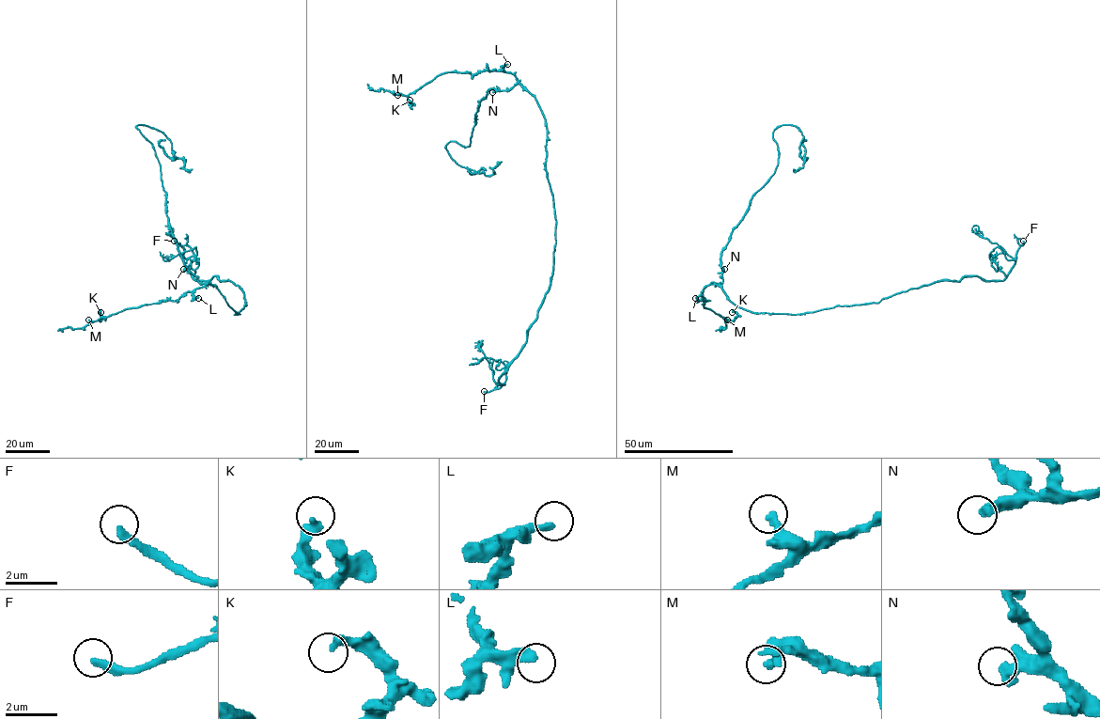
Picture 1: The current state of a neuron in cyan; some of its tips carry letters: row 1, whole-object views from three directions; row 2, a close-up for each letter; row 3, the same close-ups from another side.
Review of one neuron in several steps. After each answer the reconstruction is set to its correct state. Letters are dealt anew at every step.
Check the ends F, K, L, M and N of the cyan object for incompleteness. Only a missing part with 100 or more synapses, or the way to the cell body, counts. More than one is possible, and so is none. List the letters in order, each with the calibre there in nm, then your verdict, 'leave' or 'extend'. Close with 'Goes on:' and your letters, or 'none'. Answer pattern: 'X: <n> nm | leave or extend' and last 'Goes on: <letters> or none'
F: 280 nm | extend
K: 360 nm | leave
L: 320 nm | leave
M: 340 nm | extend
N: 400 nm | leave
Goes on: F, M

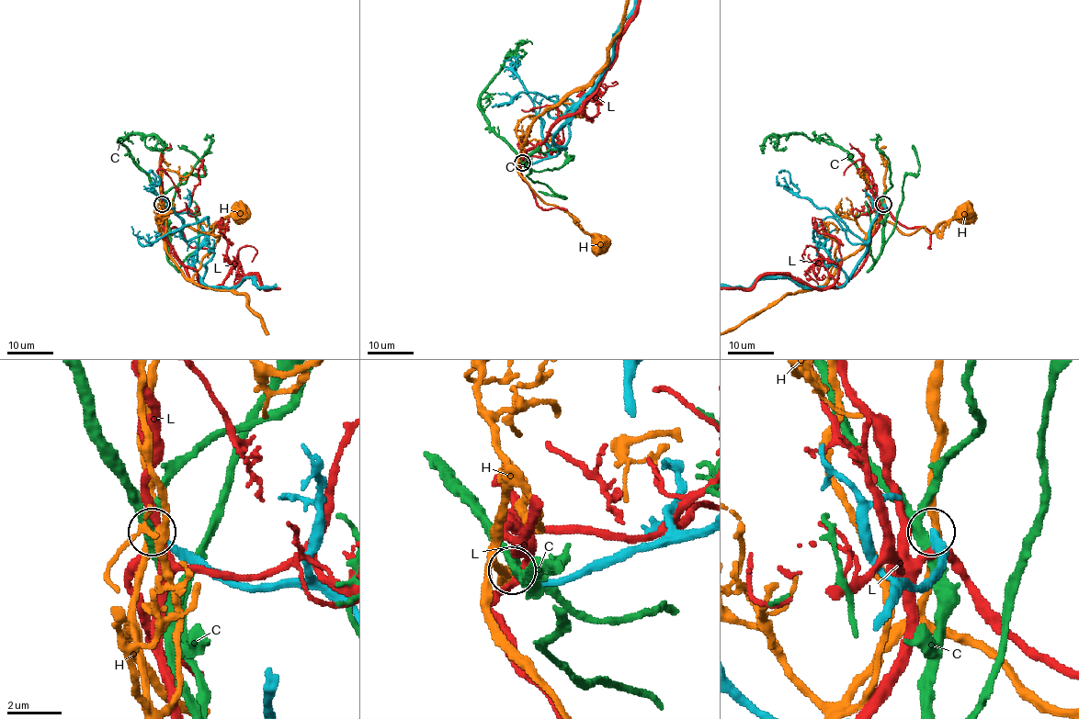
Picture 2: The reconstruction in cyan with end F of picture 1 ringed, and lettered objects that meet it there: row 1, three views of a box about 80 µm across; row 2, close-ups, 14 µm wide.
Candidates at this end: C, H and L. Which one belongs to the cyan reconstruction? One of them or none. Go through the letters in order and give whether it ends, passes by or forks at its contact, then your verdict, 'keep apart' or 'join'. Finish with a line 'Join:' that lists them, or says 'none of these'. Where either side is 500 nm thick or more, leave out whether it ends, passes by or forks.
C: it passes by; keep apart
H: it passes by; keep apart
L: it passes by; keep apart
Join: none of these

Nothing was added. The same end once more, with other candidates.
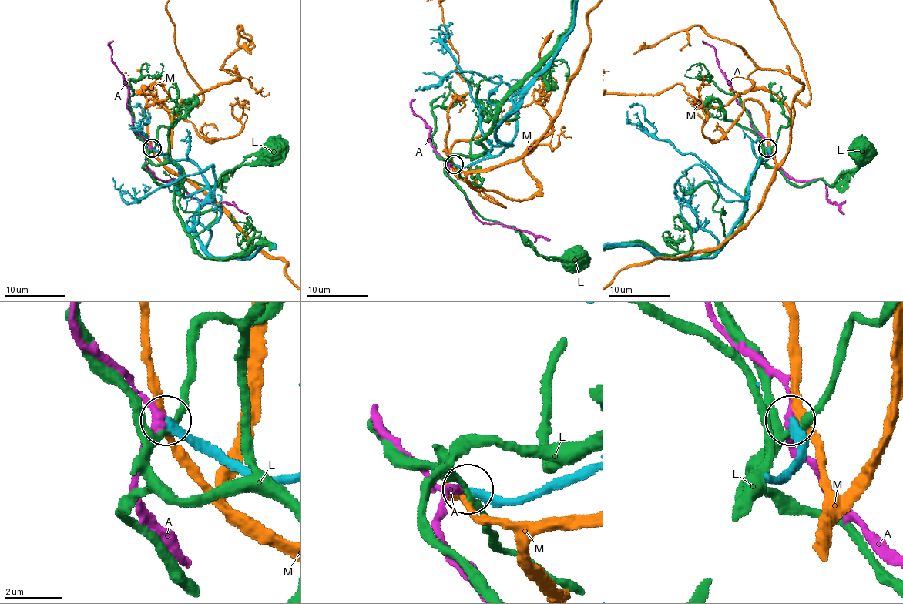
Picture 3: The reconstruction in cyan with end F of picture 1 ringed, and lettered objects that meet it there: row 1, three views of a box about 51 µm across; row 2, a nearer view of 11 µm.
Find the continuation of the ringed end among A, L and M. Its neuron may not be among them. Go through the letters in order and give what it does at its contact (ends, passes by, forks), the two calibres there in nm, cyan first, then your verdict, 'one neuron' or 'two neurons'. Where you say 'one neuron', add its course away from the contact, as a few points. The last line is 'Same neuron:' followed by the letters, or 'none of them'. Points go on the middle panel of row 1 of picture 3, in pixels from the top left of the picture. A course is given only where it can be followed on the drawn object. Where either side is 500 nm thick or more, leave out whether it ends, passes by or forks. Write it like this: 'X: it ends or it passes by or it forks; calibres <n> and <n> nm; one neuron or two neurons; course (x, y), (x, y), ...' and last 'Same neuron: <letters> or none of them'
A: it passes by; calibres 280 and 280 nm; one neuron
L: it passes by; calibres 340 and 240 nm; two neurons
M: it passes by; calibres 300 and 260 nm; two neurons
Same neuron: A

